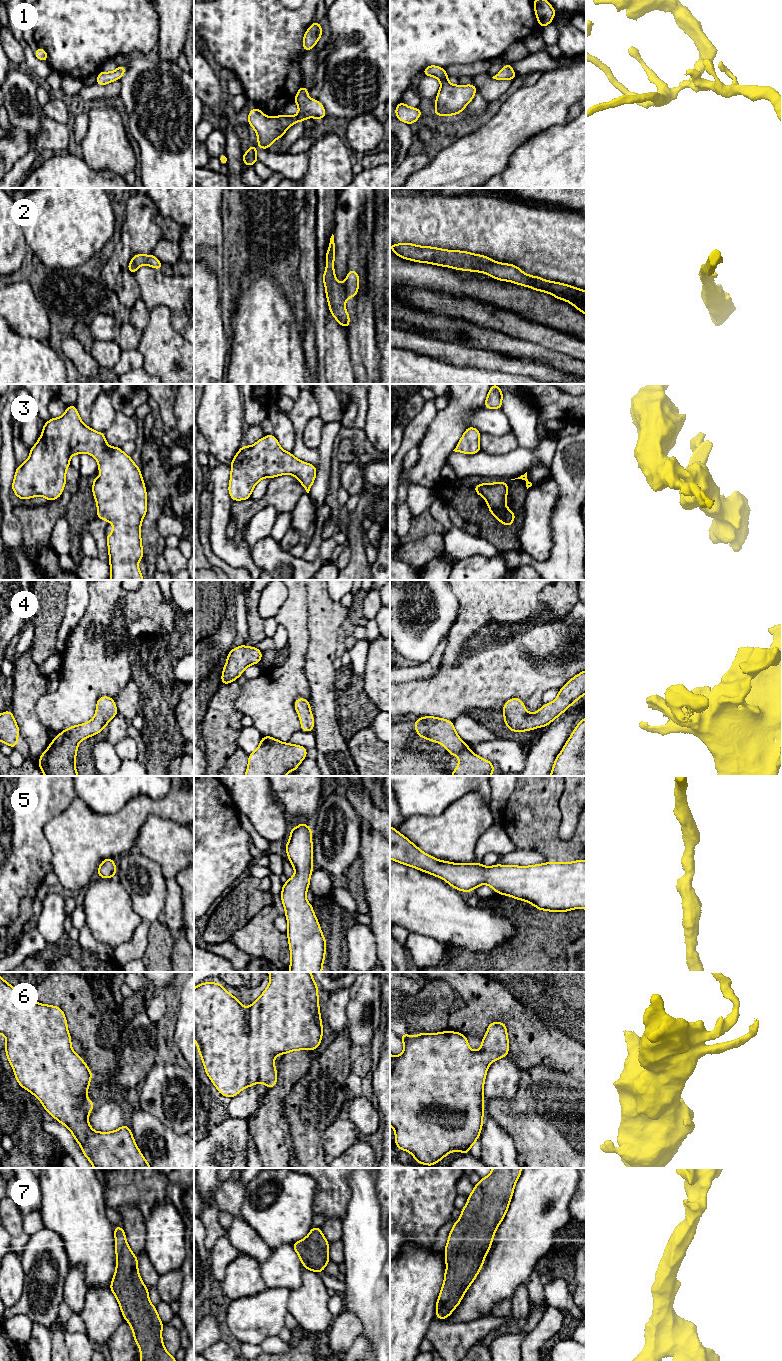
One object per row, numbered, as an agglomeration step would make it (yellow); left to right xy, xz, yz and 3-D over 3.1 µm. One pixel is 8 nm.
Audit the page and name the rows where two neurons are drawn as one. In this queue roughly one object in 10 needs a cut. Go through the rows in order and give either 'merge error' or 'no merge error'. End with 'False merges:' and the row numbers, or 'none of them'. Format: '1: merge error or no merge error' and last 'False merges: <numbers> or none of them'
1: no merge error
2: no merge error
3: no merge error
4: no merge error
5: no merge error
6: no merge error
7: no merge error
False merges: none of them

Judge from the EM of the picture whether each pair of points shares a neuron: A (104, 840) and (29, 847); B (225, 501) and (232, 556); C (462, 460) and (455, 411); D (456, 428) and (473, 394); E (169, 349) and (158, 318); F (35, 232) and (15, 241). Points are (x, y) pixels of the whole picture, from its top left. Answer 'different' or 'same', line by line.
A: different
B: same
C: different
D: same
E: same
F: different

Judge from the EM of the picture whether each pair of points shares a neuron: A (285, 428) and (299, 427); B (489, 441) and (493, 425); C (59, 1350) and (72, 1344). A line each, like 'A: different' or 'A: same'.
A: different
B: different
C: different

